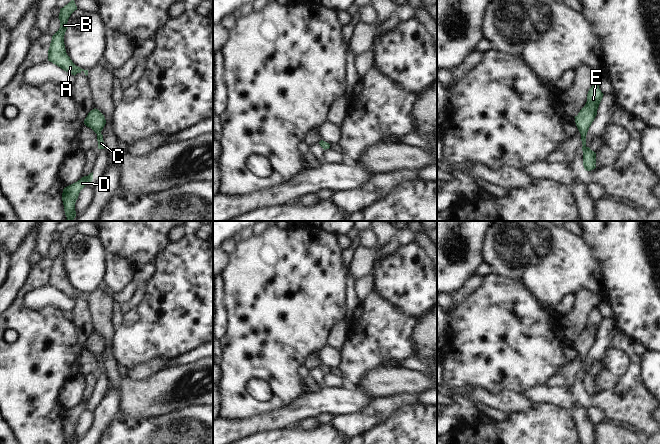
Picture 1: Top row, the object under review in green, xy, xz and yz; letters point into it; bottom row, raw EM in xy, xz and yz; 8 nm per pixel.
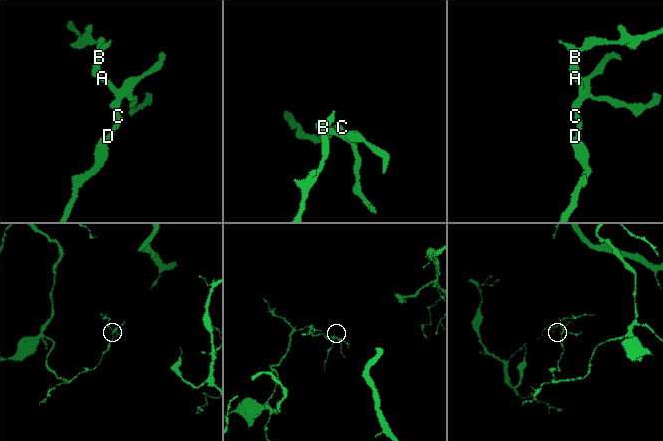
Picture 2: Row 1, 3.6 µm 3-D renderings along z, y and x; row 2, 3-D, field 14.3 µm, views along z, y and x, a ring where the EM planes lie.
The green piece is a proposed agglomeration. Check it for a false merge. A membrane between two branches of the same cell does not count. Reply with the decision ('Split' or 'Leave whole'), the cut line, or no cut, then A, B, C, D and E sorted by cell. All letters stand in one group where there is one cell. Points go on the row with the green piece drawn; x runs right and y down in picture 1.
Leave whole. No split. Groups: A B C D E.

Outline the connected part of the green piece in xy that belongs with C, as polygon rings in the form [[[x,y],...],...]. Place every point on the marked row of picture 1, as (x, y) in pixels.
[[[94,108],[88,113],[84,120],[84,124],[97,134],[98,149],[105,149],[103,135],[101,134],[106,124],[104,115],[98,109]]]

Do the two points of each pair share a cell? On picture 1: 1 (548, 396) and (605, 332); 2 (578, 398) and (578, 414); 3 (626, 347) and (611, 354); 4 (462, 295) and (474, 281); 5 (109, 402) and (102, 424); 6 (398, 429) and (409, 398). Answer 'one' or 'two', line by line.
1: two
2: two
3: two
4: one
5: one
6: two

